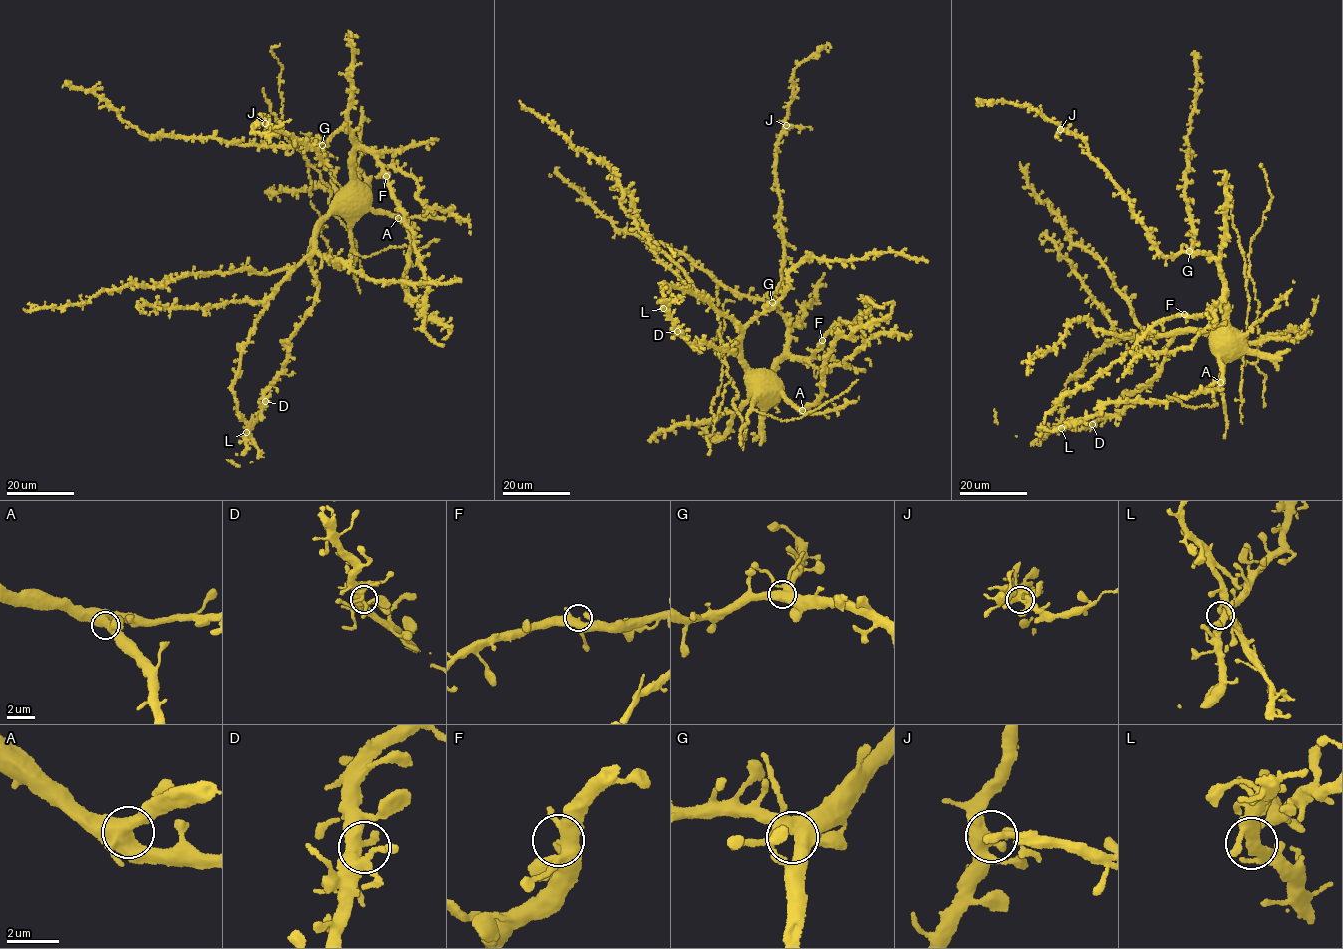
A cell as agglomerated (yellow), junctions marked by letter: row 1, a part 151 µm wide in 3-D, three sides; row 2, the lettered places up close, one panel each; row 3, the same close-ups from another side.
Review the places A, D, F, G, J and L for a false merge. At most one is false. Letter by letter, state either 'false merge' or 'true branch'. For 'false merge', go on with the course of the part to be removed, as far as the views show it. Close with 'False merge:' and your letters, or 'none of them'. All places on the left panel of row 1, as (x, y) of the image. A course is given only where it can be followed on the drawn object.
A: true branch
D: true branch
F: true branch
G: true branch
J: false merge; foreign part runs (265, 123), (278, 127), (291, 119)
L: true branch
False merge: J

